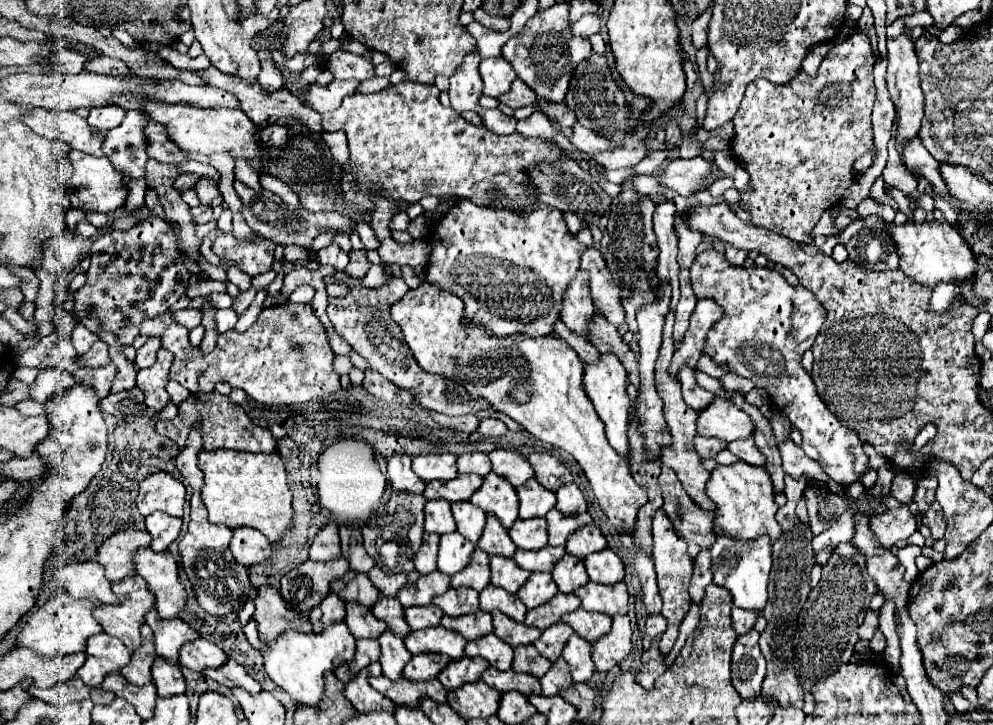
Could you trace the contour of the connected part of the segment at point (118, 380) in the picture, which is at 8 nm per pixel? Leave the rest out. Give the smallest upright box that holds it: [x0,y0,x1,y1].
[109,346,137,394]

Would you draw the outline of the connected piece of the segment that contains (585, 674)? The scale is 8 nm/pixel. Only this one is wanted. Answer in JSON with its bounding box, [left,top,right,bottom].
[563,634,595,682]

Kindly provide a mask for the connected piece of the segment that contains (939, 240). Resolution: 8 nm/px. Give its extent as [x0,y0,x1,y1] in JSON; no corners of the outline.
[885,220,977,288]

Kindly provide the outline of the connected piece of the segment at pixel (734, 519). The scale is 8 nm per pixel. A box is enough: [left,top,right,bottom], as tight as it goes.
[707,462,783,542]

